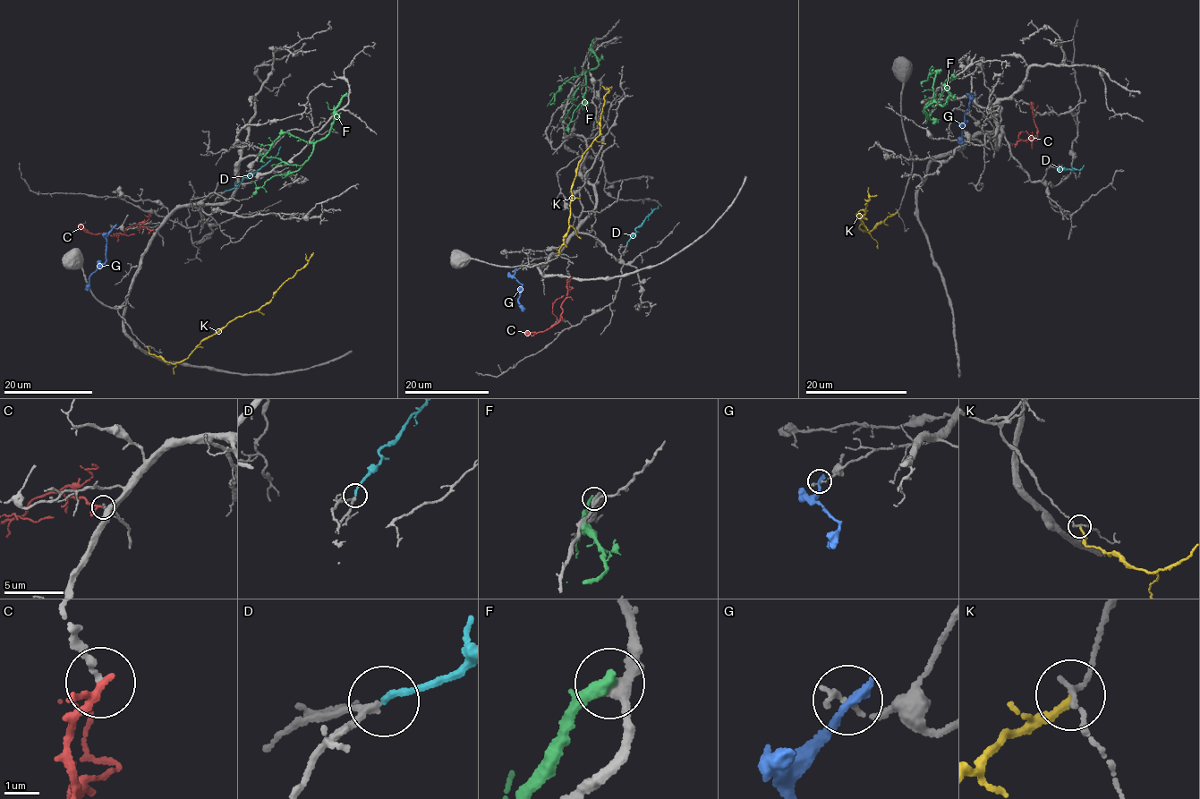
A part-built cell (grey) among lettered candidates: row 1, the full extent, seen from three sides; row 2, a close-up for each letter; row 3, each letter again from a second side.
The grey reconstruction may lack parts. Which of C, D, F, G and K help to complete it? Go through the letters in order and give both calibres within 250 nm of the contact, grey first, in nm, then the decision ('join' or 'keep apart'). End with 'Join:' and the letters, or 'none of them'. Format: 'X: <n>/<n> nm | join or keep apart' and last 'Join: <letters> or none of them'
C: 170/160 nm | keep apart
D: 160/180 nm | join
F: 320/360 nm | keep apart
G: 180/280 nm | keep apart
K: 140/200 nm | keep apart
Join: D

